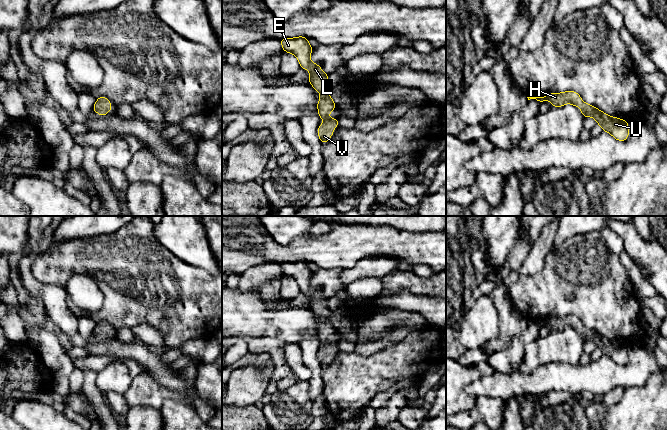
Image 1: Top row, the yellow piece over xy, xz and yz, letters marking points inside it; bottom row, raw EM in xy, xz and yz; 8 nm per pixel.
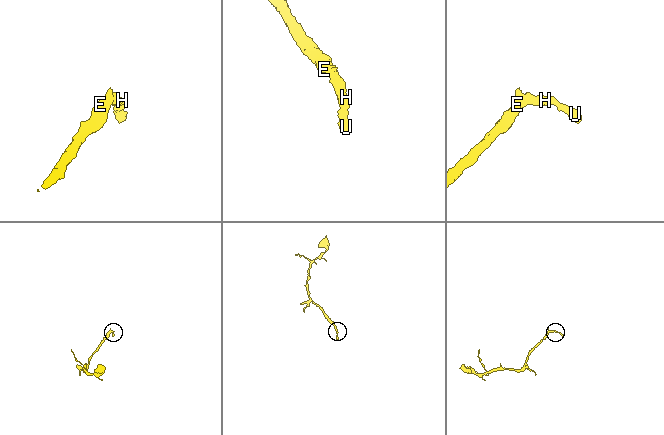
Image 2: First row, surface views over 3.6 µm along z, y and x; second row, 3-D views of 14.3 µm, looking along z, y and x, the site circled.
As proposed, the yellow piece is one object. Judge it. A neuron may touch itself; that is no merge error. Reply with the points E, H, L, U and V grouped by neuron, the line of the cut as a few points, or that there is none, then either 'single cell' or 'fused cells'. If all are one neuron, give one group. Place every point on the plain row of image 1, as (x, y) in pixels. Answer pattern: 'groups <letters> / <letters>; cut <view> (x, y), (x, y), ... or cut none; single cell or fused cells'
groups E H L U V; cut none; single cell

